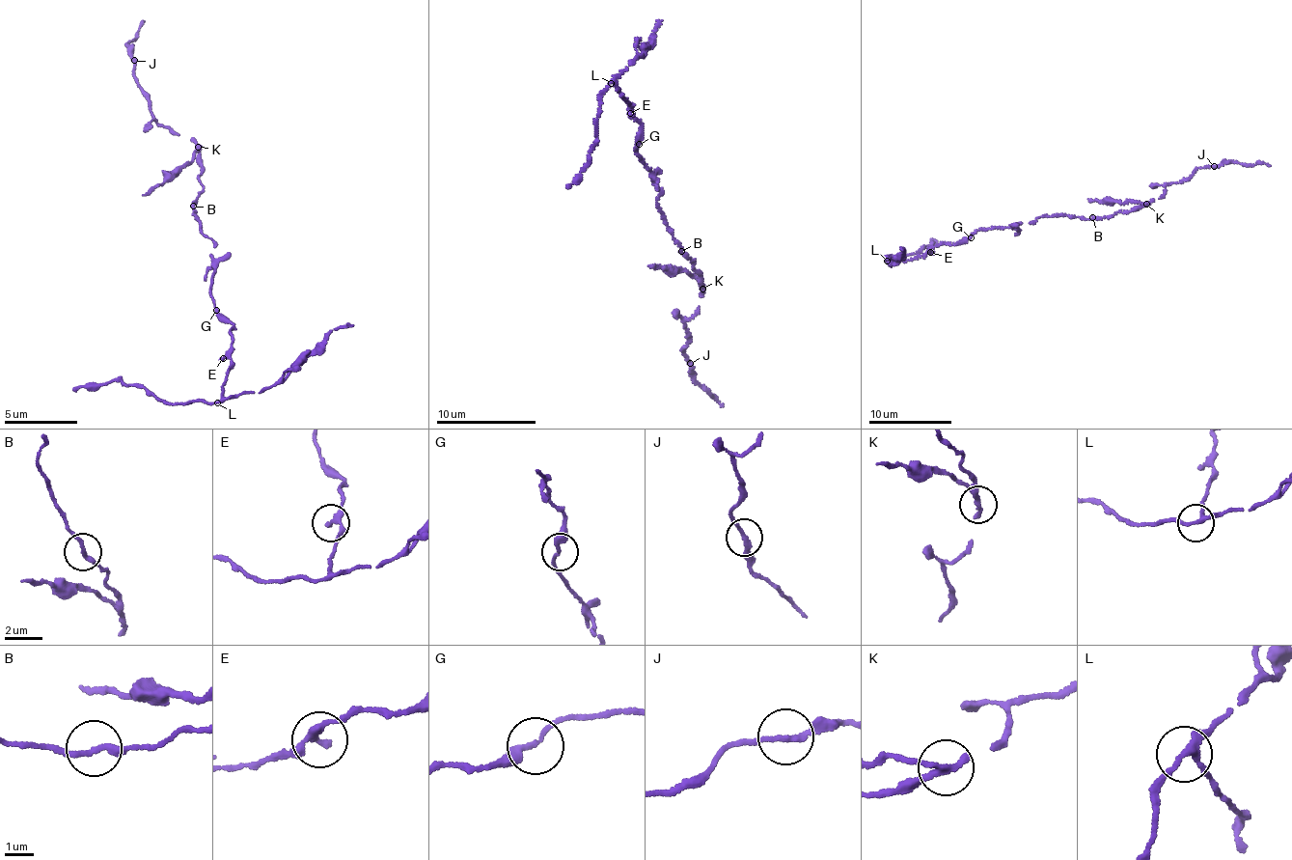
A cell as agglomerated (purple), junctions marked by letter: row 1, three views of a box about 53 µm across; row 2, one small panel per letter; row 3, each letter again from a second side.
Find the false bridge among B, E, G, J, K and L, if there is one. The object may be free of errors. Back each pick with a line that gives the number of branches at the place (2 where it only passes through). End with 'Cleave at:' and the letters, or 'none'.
K: 2 branches meet
Cleave at: K

